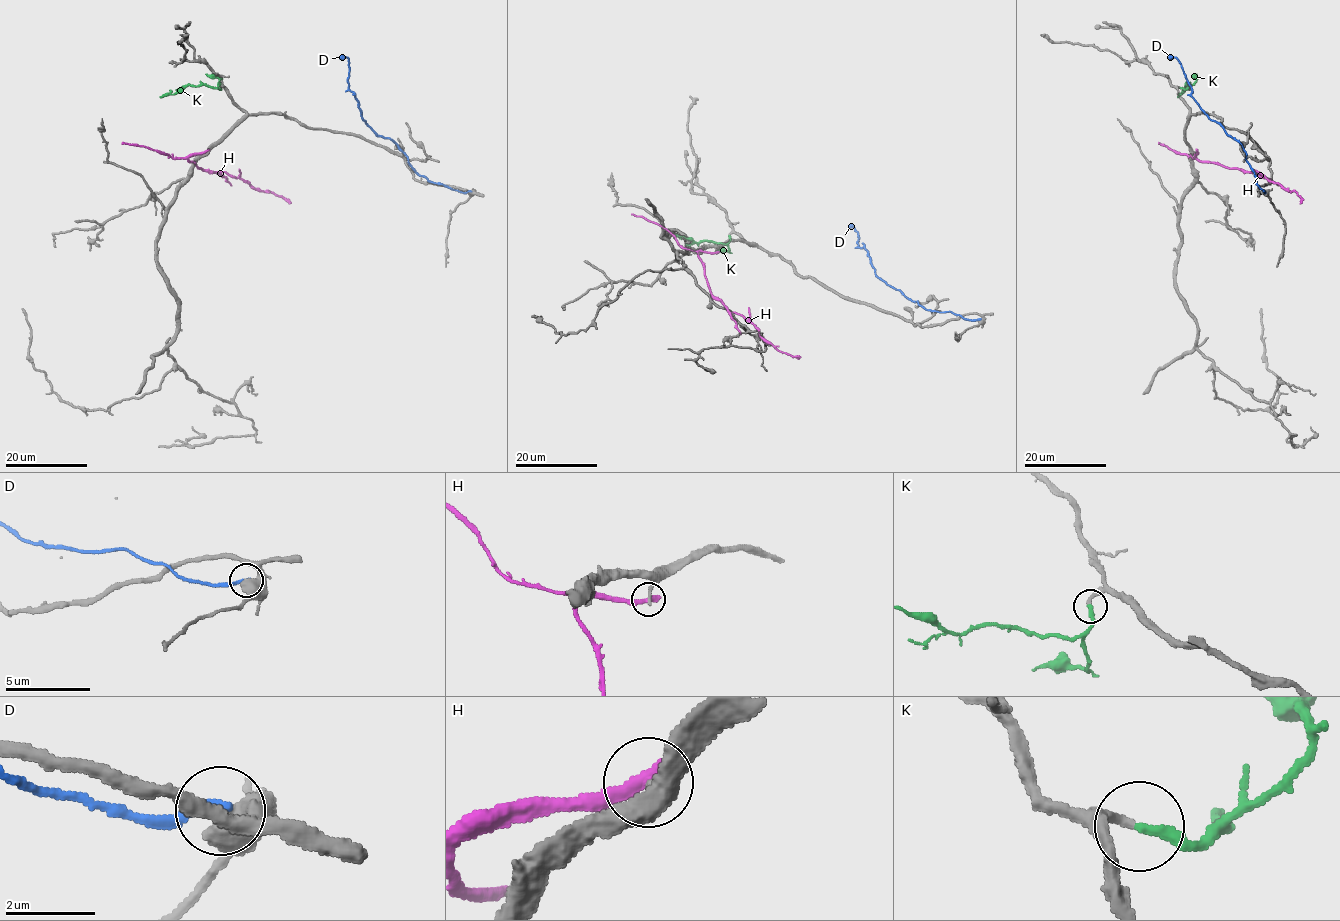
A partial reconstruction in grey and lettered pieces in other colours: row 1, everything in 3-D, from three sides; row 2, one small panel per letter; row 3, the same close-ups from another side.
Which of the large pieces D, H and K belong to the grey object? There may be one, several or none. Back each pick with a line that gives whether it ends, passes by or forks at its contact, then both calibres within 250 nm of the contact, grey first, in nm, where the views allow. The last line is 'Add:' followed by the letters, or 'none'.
K: it ends there; 220 nm thick on the grey side, 240 nm on the other
Add: K

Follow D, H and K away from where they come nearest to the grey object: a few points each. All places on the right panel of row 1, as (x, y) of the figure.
D: (1263, 192), (1256, 184), (1244, 147), (1210, 119), (1191, 95), (1182, 66), (1170, 57)
H: (1196, 152), (1197, 159), (1257, 172), (1282, 188), (1294, 191), (1301, 198), (1301, 203)
K: (1180, 88), (1188, 88), (1186, 85), (1177, 97)

